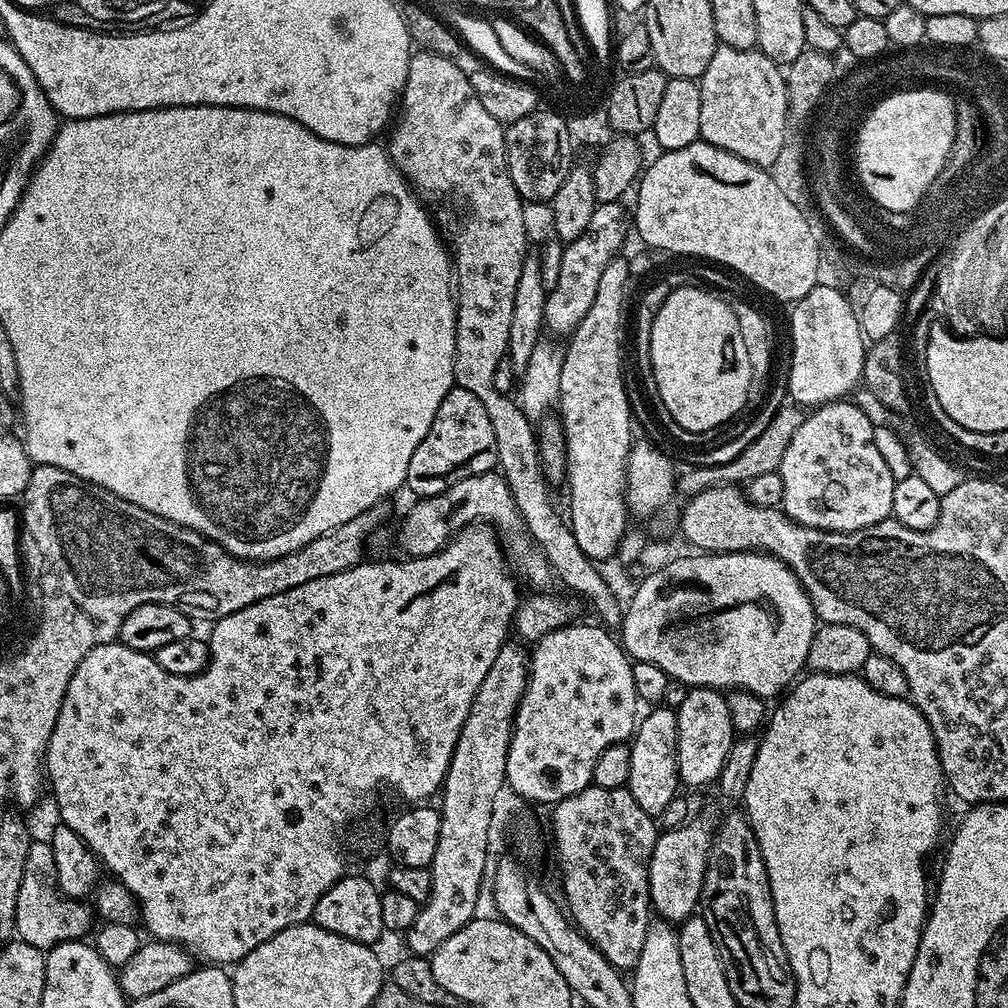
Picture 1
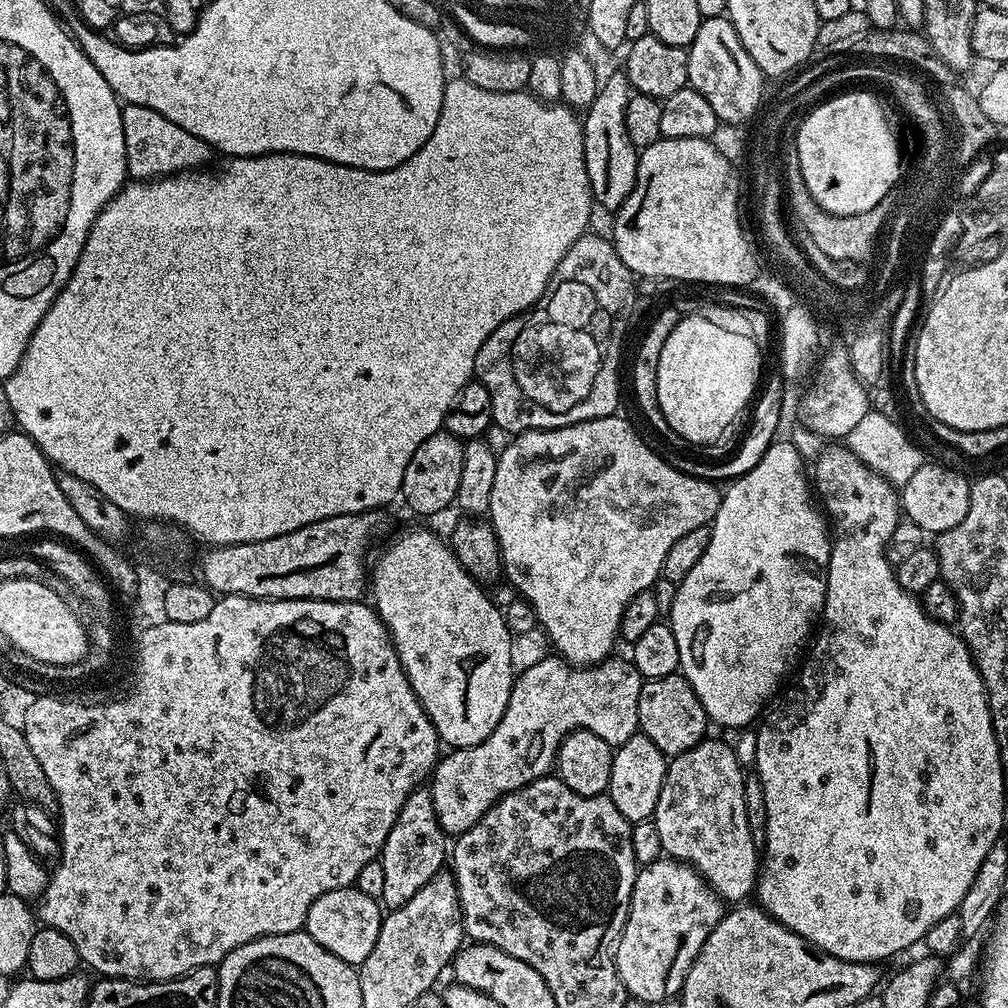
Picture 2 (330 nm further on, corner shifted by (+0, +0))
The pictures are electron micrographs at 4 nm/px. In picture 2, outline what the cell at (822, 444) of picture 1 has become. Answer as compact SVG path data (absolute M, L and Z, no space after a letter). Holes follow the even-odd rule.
M846 446L825 447L815 457L813 464L816 465L813 468L811 465L810 476L814 481L814 492L836 537L832 542L828 563L828 585L824 595L822 623L815 637L816 645L814 640L808 661L807 656L803 661L804 669L800 672L796 688L790 689L784 697L781 695L759 721L754 772L762 782L762 794L766 794L766 834L762 845L762 867L754 896L759 907L782 922L782 926L794 930L794 934L798 934L813 948L851 964L876 964L887 956L906 951L911 944L919 945L935 923L957 911L983 858L1001 839L1006 773L1002 770L1000 747L994 734L988 688L972 661L966 642L955 627L938 622L924 611L919 599L898 582L893 561L884 557L884 543L895 534L896 523L902 520L902 505L897 489L886 477L867 468Z

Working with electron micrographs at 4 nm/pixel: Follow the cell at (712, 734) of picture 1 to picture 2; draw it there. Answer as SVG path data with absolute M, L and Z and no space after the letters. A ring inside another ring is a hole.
M711 738L699 740L690 750L668 760L666 778L662 782L662 794L658 794L658 806L654 813L658 838L662 840L663 855L681 860L683 864L695 868L709 888L724 902L747 901L753 895L758 873L762 867L758 846L750 834L750 826L746 818L745 775L745 769L740 769L740 760L730 745Z

